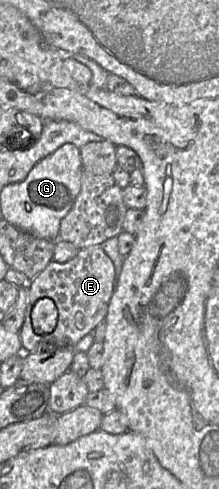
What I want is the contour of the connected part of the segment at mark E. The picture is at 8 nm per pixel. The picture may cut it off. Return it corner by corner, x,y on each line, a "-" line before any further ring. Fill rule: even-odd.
100,245
81,248
73,258
64,263
51,260
27,284
25,319
19,331
22,353
38,352
42,345
74,348
85,335
104,320
114,289
114,263
-
42,297
48,297
54,301
58,310
58,320
52,332
38,335
32,327
31,311
36,301

